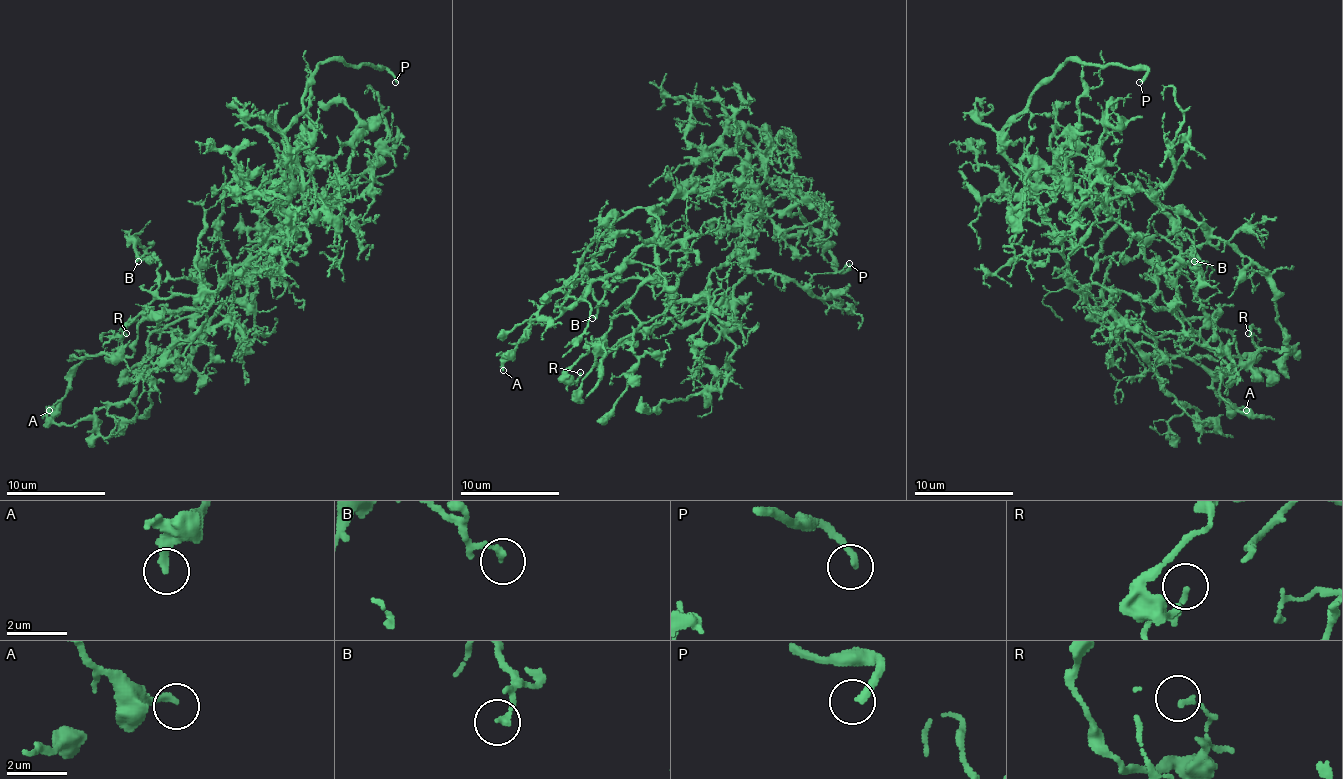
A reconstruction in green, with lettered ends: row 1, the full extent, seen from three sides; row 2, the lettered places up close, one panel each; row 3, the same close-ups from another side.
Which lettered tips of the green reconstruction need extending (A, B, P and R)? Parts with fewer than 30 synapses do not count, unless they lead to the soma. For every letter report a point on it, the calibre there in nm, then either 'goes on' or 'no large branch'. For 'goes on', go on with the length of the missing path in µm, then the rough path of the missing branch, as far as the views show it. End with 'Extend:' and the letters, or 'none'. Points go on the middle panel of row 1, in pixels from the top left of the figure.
A: (503, 370) | 200 nm | no large branch
B: (592, 318) | 200 nm | no large branch
P: (849, 263) | 240 nm | goes on | 70 µm
R: (580, 372) | 150 nm | no large branch
Extend: P

